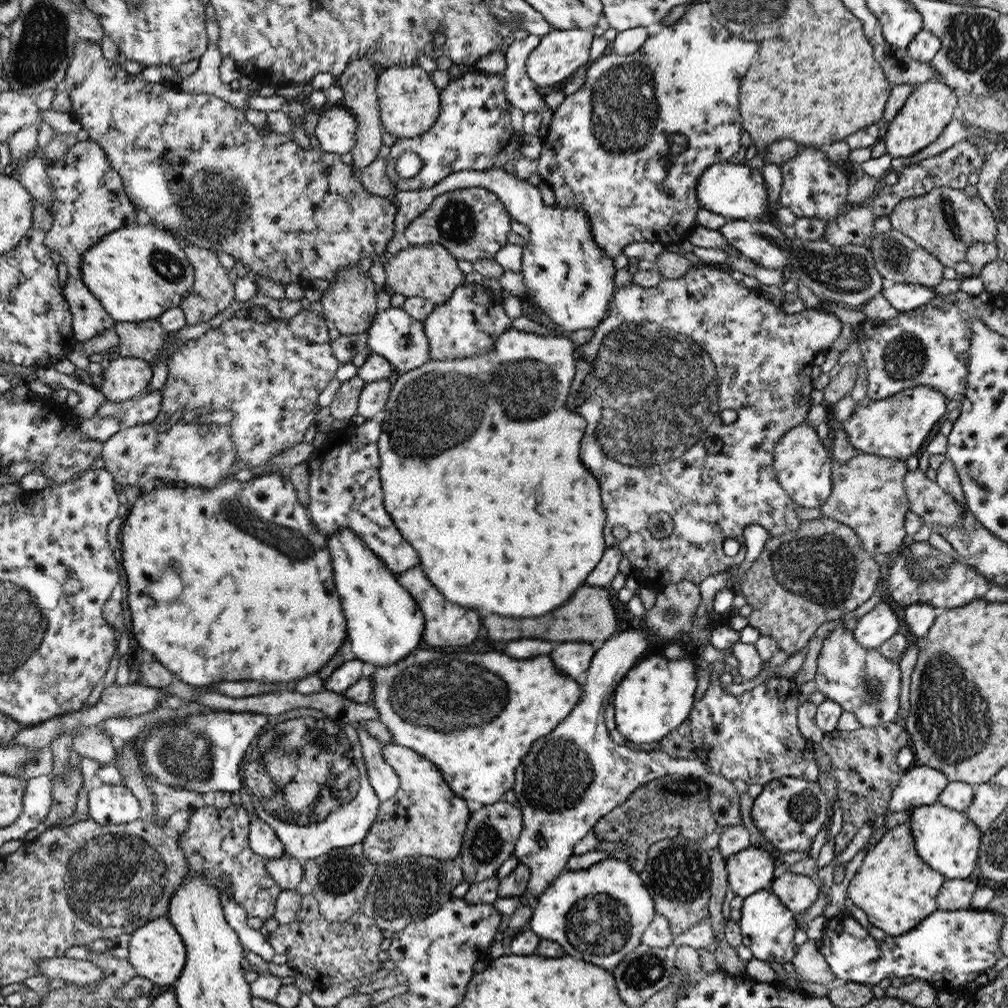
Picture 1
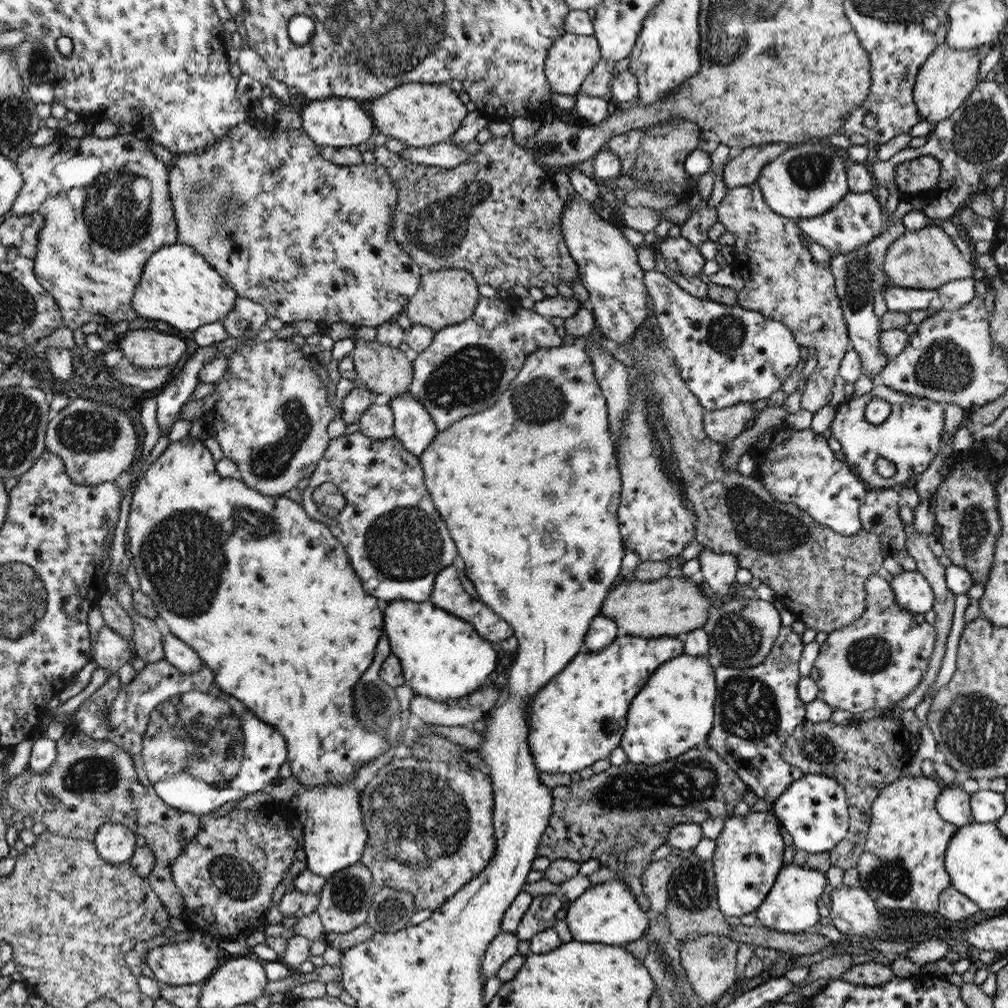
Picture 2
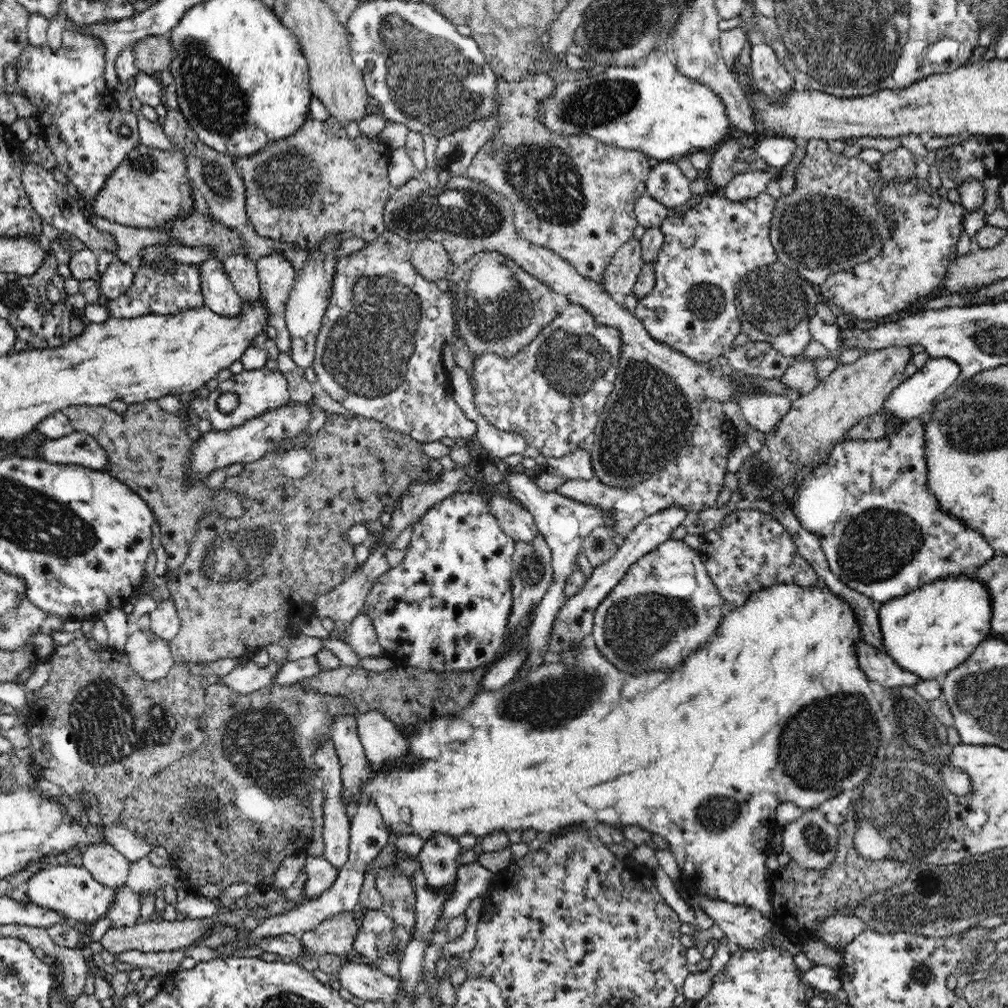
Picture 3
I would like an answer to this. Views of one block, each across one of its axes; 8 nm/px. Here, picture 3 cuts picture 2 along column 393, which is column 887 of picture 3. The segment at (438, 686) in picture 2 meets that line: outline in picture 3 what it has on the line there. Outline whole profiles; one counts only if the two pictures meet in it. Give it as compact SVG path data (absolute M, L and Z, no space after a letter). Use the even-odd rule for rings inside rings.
M968 573L935 580L904 596L887 600L880 607L878 619L884 637L884 652L896 661L896 665L920 676L921 680L941 679L948 671L964 664L964 660L976 650L980 642L990 638L992 597L988 593L988 587Z

